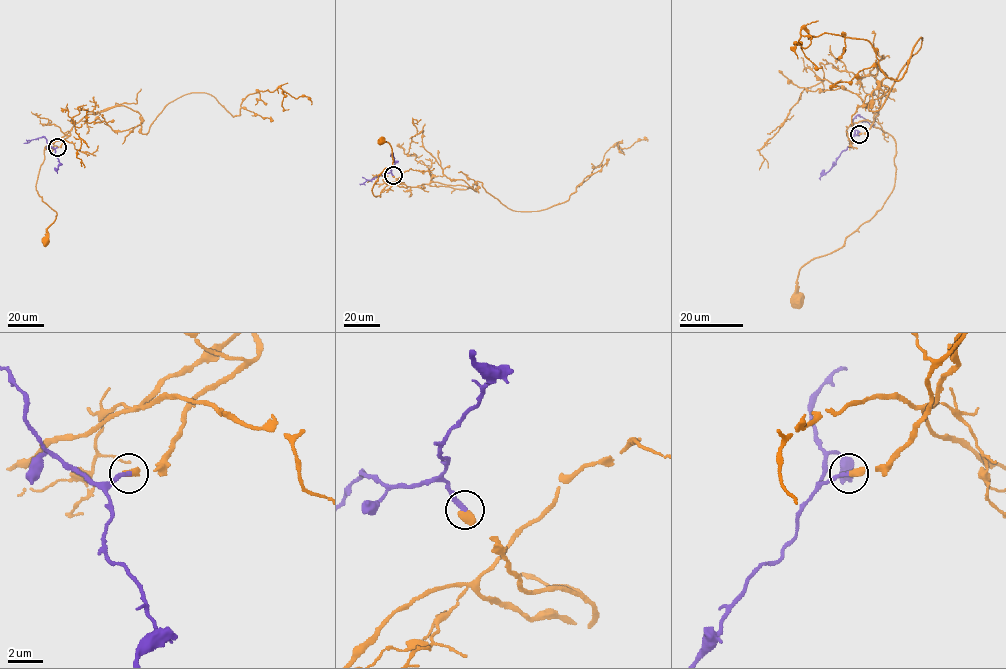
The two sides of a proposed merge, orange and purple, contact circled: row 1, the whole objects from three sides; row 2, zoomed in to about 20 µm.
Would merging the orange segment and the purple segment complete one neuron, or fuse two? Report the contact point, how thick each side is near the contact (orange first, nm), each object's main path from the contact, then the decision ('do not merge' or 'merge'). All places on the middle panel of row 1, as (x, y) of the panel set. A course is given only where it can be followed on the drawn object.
(393, 175) | 480/240 nm | orange via (393, 176), (405, 187), (390, 183), (380, 196), (373, 195), (378, 176), (392, 165), (391, 145), (382, 140) | purple via (393, 176), (382, 171), (360, 184) | merge

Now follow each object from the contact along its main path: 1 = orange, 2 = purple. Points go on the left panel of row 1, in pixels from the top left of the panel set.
1: (57, 147), (69, 132), (45, 147), (36, 183), (42, 200), (57, 215), (47, 229), (46, 242)
2: (57, 147), (50, 146), (44, 137), (24, 143)

